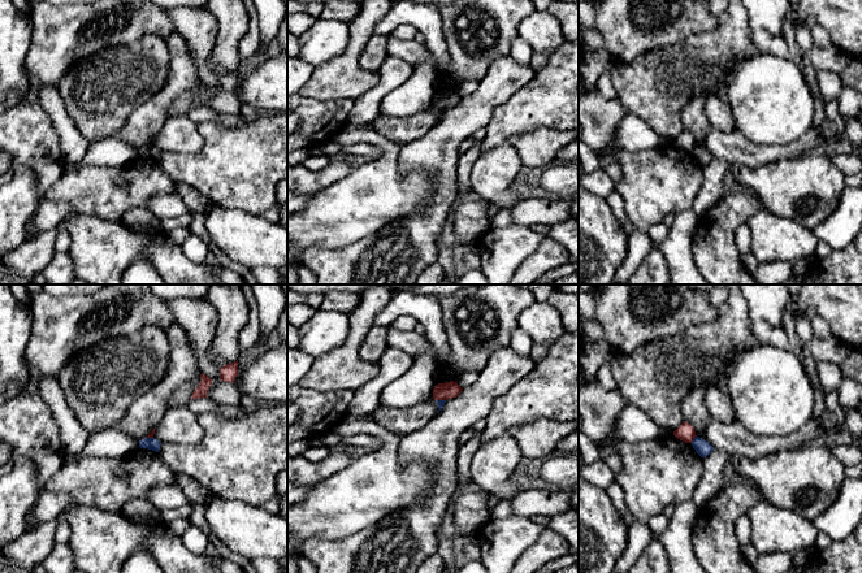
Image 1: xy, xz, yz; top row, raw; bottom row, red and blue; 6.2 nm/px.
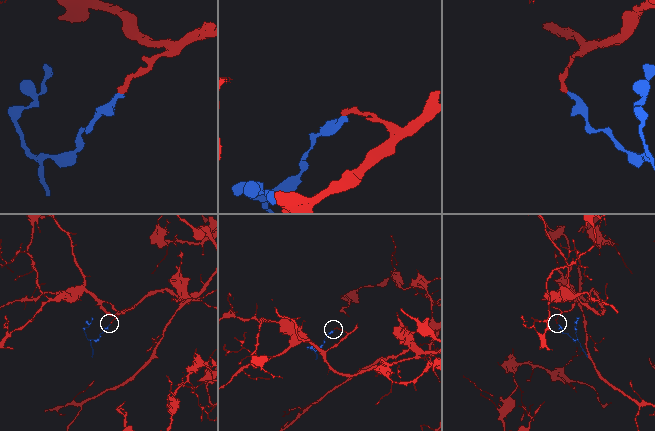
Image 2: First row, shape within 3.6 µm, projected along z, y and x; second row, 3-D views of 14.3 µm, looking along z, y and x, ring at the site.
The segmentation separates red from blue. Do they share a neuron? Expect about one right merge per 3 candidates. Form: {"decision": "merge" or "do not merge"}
{"decision": "do not merge"}

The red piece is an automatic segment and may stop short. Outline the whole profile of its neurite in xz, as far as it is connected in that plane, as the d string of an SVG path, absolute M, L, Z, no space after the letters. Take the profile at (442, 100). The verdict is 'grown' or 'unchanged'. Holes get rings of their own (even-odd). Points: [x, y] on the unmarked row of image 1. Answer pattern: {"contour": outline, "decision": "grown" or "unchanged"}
{"contour": "M454 91L438 92L433 97L433 108L434 109L447 109L456 107L462 101L462 96Z", "decision": "unchanged"}

